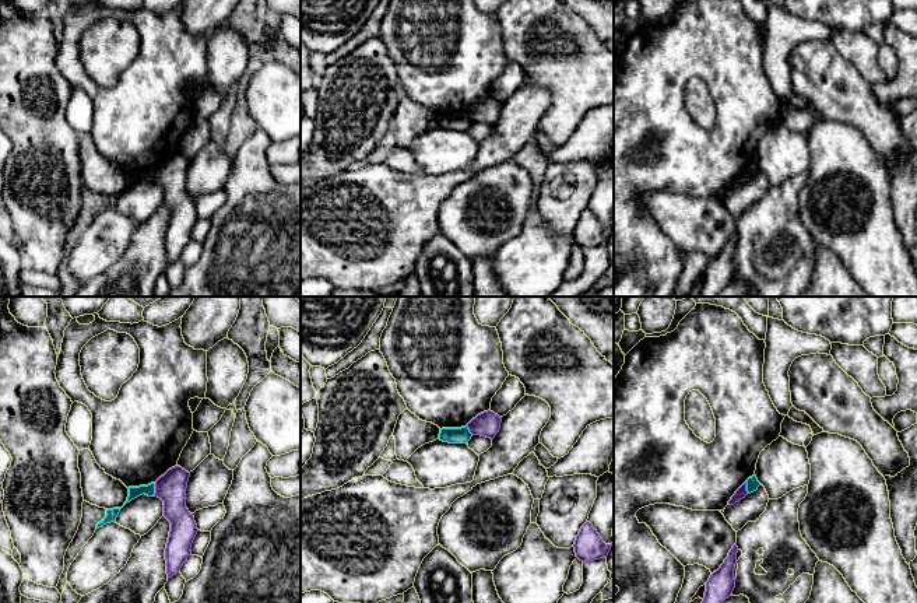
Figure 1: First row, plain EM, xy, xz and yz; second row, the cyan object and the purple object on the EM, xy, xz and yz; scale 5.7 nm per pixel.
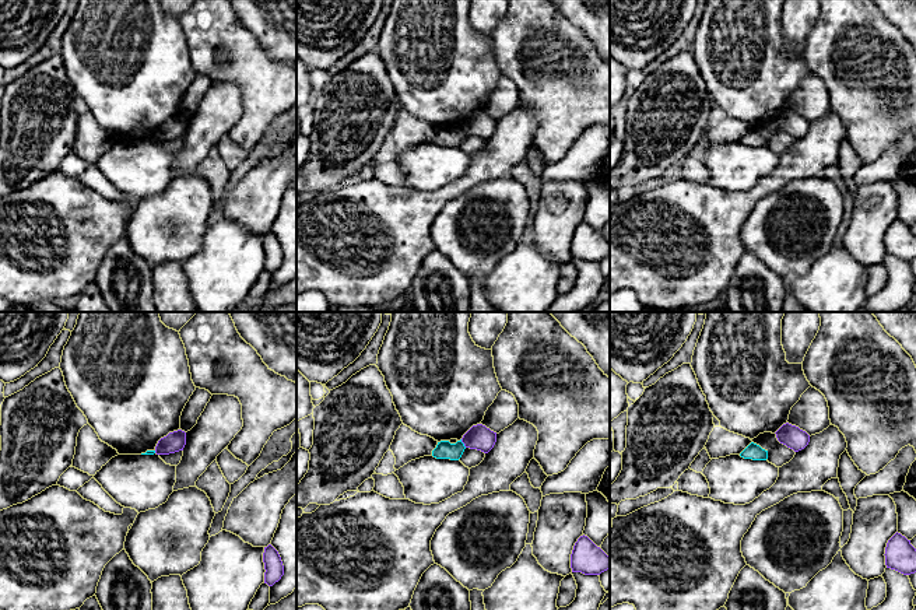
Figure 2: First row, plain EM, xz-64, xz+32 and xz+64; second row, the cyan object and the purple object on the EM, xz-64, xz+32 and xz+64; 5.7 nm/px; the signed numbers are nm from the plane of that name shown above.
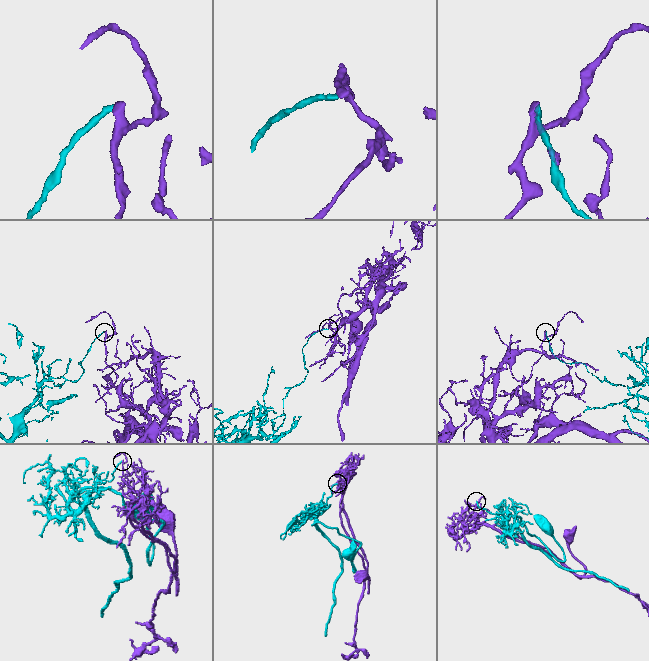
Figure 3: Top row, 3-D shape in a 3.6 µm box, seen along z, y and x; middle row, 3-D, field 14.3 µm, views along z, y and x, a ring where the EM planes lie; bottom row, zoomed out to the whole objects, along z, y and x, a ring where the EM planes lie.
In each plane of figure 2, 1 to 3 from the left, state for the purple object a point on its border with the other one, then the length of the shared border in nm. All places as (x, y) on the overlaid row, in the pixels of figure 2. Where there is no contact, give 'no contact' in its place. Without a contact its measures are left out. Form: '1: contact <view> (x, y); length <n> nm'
1: no contact
2: contact xz+32 (463, 444); length 60 nm
3: no contact

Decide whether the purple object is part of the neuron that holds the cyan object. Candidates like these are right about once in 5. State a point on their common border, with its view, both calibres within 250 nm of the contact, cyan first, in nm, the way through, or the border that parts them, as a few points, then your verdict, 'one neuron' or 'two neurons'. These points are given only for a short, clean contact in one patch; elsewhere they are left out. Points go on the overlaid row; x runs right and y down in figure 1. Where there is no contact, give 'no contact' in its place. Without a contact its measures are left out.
xy (154, 488) | 70/170 nm | along xy (155, 483), (153, 494) | two neurons

